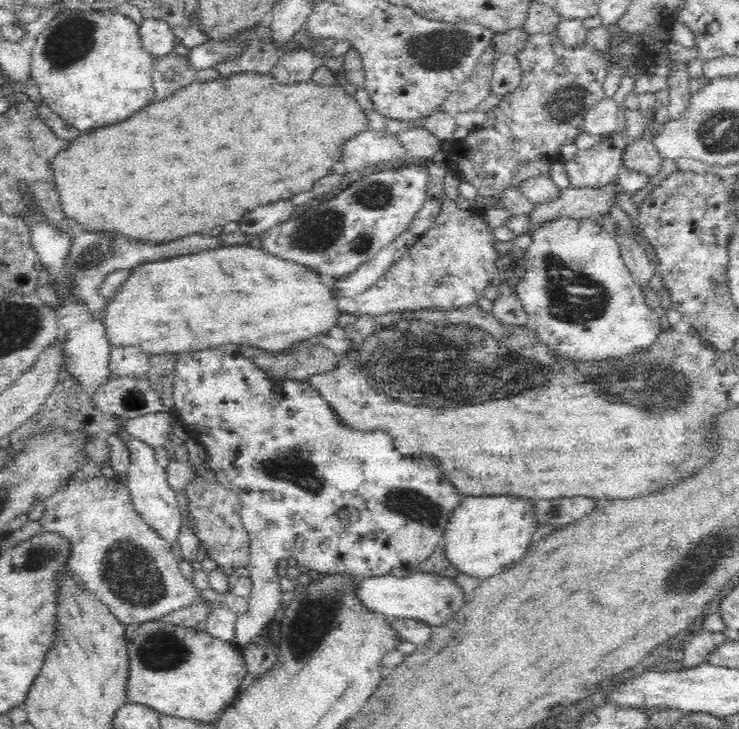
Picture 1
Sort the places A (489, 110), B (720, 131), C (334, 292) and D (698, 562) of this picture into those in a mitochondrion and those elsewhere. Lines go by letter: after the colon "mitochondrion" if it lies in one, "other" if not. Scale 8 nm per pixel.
A: other
B: mitochondrion
C: other
D: mitochondrion

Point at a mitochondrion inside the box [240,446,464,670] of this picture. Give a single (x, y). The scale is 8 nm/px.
(313, 620)

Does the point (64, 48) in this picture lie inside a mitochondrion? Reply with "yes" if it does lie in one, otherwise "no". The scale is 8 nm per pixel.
yes

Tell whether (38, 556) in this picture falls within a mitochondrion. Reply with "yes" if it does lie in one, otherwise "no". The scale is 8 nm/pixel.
yes

